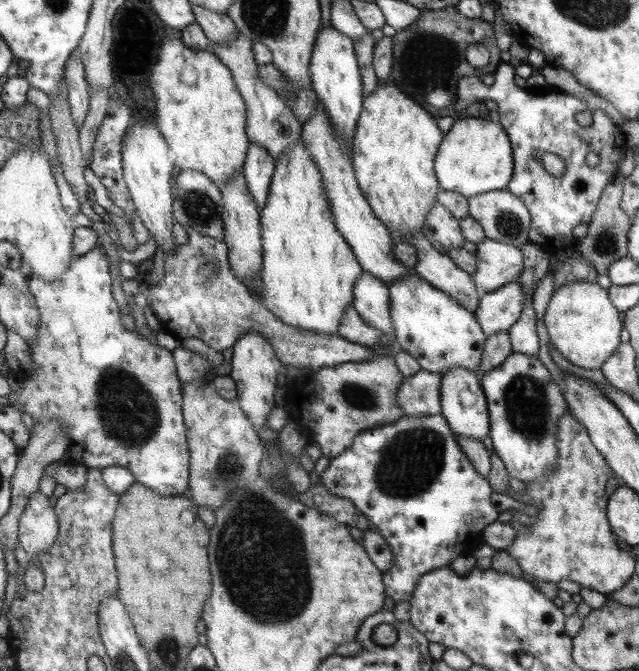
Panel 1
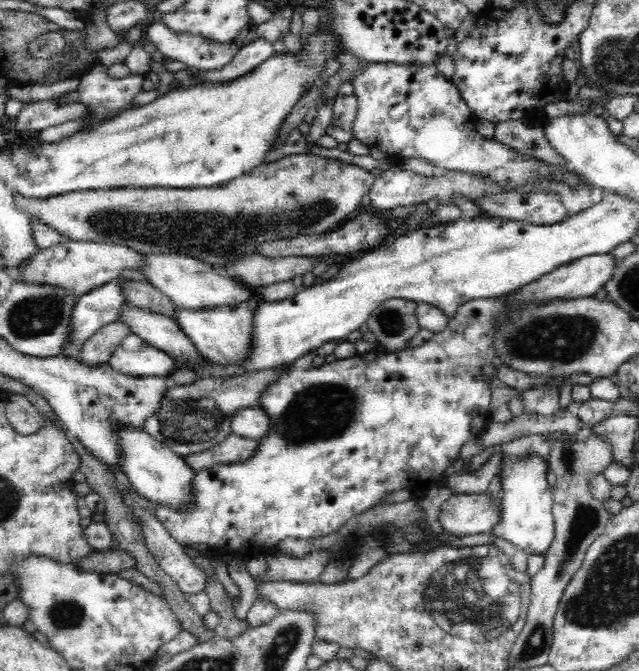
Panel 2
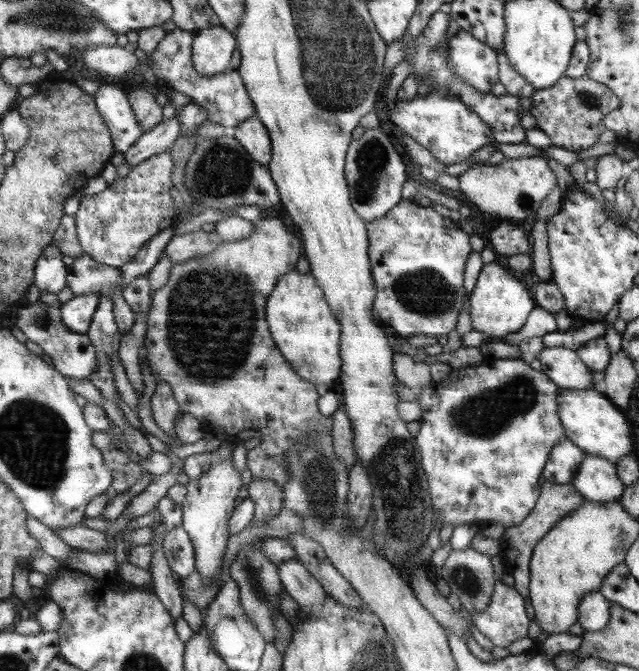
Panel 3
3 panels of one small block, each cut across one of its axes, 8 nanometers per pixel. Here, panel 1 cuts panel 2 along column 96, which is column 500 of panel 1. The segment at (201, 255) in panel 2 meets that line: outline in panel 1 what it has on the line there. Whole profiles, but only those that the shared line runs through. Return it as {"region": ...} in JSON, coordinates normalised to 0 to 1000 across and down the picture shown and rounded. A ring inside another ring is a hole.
{"region":[[[792,280],[734,294],[731,301],[732,322],[754,340],[762,356],[811,371],[826,361],[829,319],[822,303],[803,292]]]}

